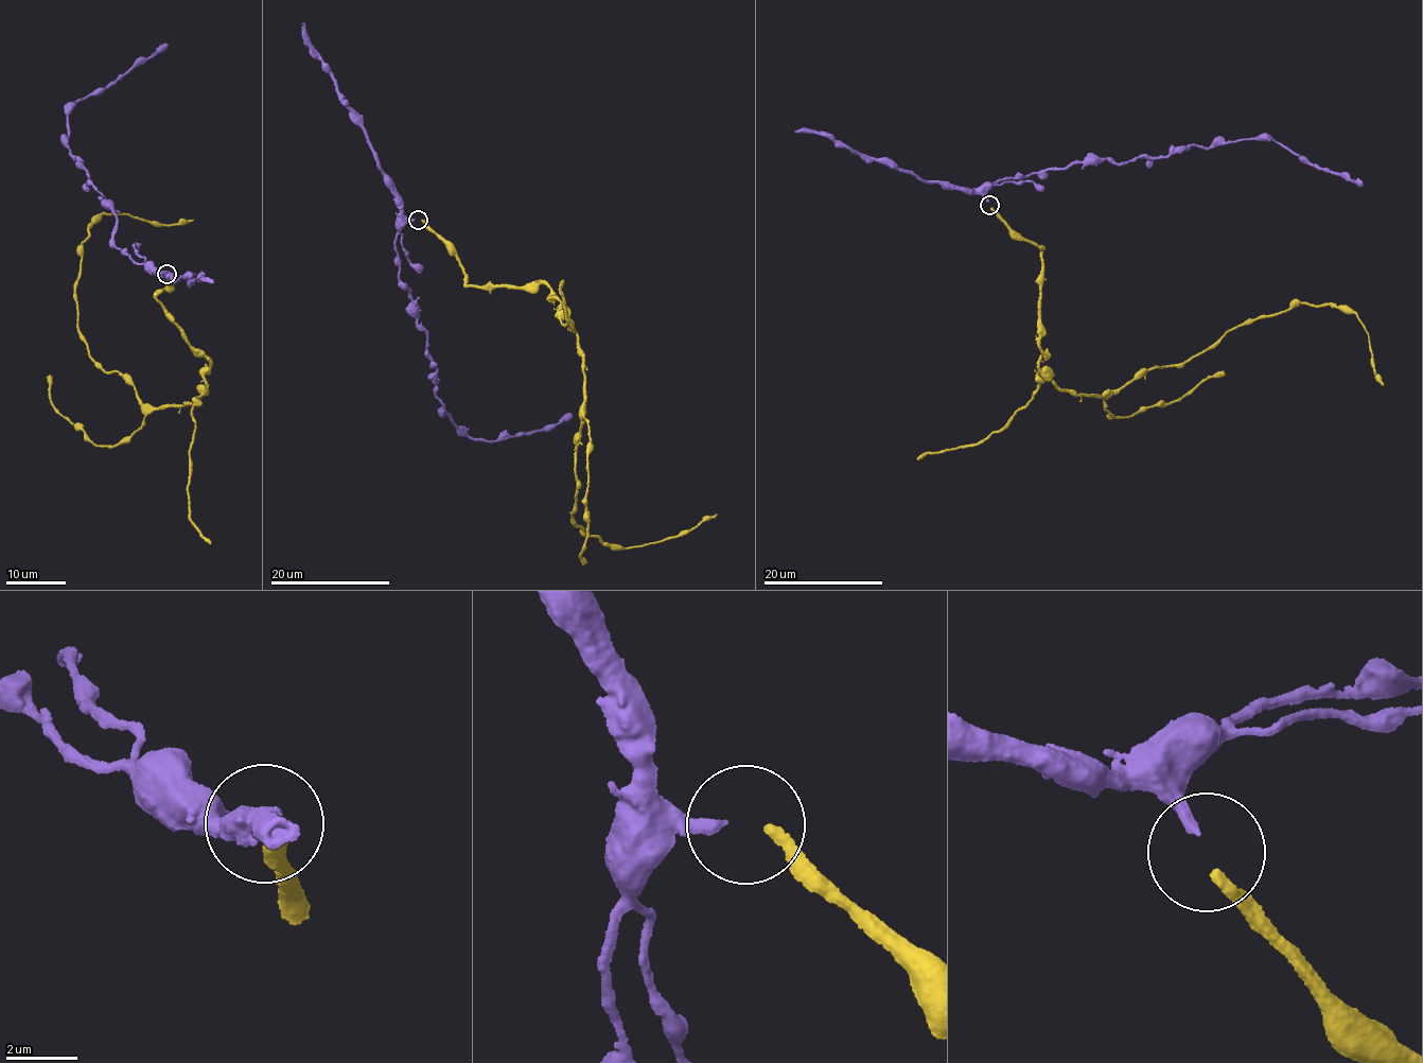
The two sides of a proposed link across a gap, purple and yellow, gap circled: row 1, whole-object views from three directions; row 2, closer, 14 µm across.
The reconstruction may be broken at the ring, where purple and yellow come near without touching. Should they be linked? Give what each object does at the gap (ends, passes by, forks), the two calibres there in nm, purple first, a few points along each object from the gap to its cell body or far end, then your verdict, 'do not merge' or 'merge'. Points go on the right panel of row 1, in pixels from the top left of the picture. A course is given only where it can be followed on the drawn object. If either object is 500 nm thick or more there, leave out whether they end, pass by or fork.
purple ends | yellow ends | 300/280 nm | purple via (988, 202), (995, 183), (1041, 171), (1242, 139), (1274, 140), (1306, 163), (1362, 183) | yellow via (991, 208), (1040, 248), (1039, 372), (1063, 389), (1101, 395), (1123, 388), (1300, 303), (1356, 315), (1383, 384) | merge

